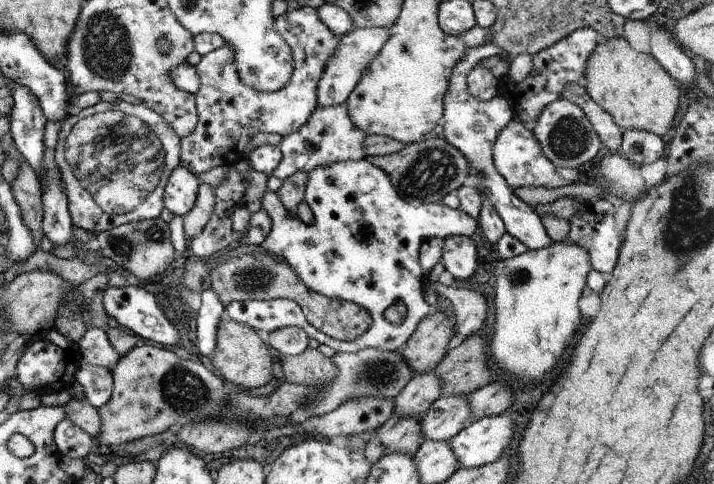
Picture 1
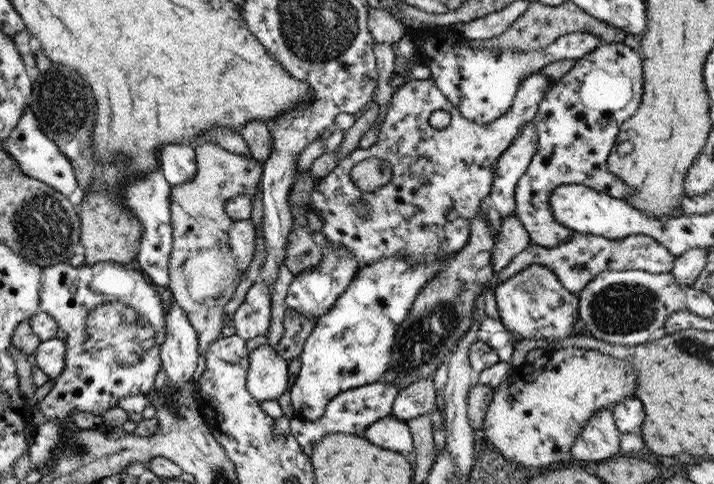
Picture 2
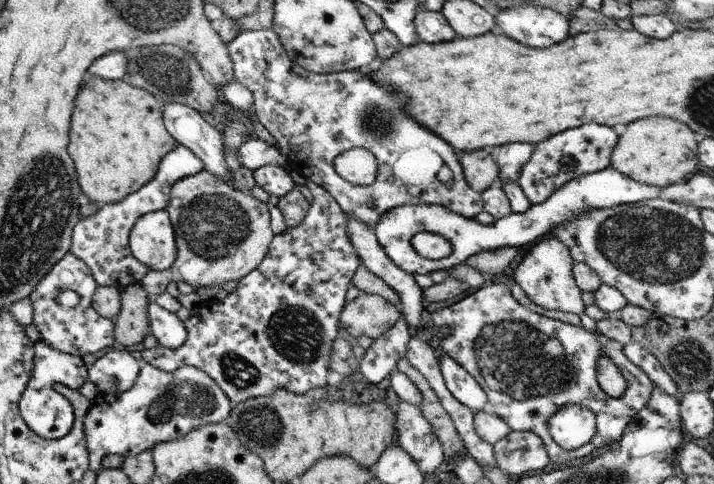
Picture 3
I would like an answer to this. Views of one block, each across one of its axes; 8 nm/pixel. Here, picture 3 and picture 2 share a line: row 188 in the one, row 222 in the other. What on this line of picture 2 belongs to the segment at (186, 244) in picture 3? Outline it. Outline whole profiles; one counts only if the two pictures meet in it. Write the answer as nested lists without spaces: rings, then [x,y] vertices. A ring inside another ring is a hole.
[[[201,142],[193,147],[195,172],[184,183],[170,185],[169,212],[172,234],[172,247],[169,256],[168,284],[164,292],[177,302],[177,306],[185,313],[187,322],[191,324],[197,336],[197,352],[204,354],[207,347],[220,335],[224,324],[223,307],[231,299],[231,295],[239,283],[239,270],[235,259],[231,256],[231,247],[227,242],[232,221],[224,211],[226,202],[234,196],[255,190],[260,182],[262,167],[260,163],[240,154],[233,154],[220,146]]]

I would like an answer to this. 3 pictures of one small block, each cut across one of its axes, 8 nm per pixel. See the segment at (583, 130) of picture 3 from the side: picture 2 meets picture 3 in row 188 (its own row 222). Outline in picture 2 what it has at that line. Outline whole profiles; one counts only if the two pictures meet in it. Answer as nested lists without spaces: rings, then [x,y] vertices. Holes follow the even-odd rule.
[[[603,42],[593,52],[579,58],[566,75],[553,79],[531,120],[538,134],[537,148],[524,173],[517,179],[514,190],[514,211],[525,227],[531,244],[554,247],[571,238],[574,233],[574,230],[561,226],[551,216],[548,200],[556,186],[583,185],[622,201],[628,194],[635,193],[633,187],[626,185],[607,168],[606,158],[610,150],[615,148],[615,139],[622,122],[637,110],[642,86],[641,57],[623,42]]]

